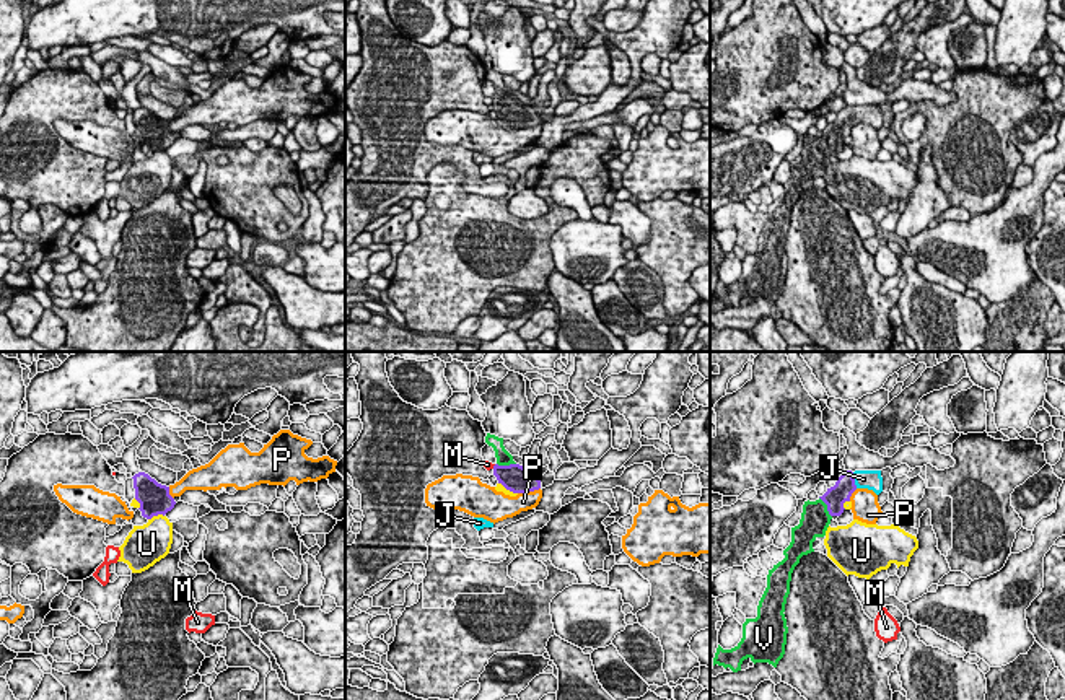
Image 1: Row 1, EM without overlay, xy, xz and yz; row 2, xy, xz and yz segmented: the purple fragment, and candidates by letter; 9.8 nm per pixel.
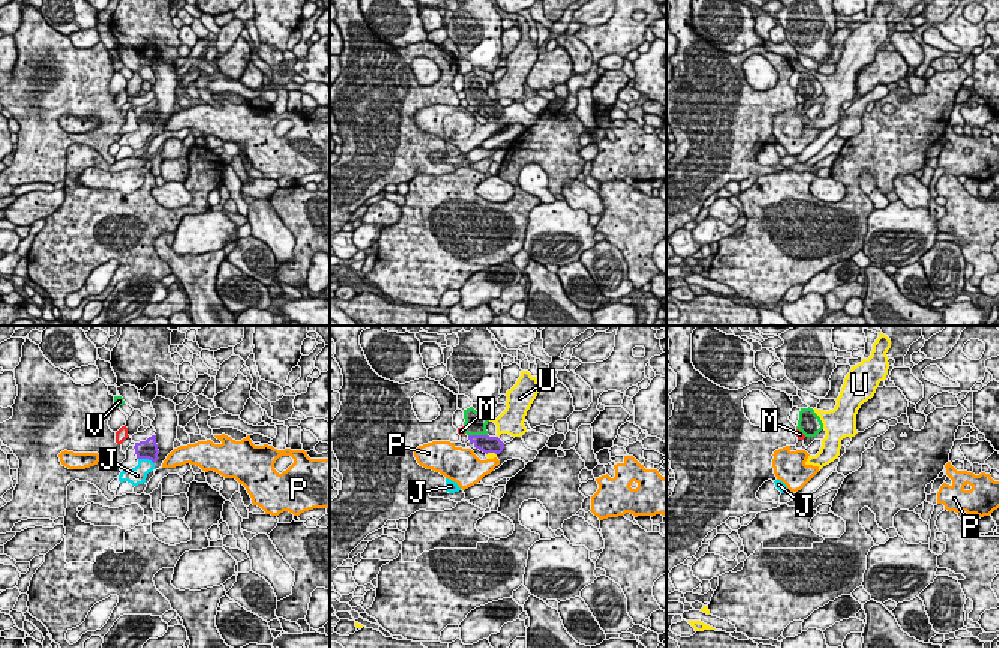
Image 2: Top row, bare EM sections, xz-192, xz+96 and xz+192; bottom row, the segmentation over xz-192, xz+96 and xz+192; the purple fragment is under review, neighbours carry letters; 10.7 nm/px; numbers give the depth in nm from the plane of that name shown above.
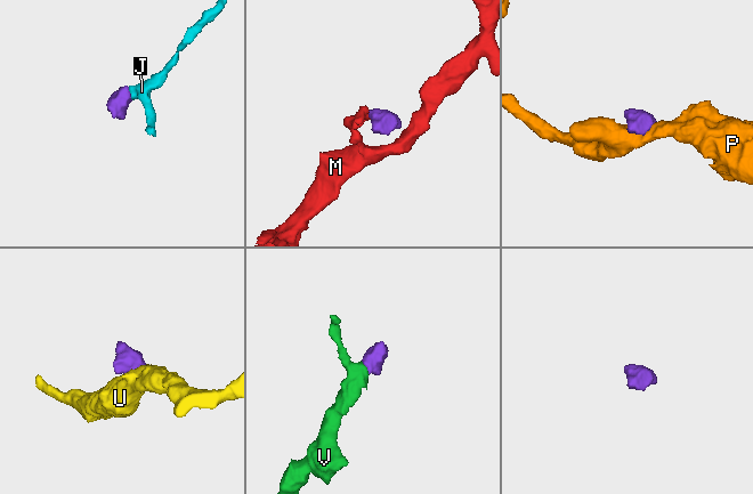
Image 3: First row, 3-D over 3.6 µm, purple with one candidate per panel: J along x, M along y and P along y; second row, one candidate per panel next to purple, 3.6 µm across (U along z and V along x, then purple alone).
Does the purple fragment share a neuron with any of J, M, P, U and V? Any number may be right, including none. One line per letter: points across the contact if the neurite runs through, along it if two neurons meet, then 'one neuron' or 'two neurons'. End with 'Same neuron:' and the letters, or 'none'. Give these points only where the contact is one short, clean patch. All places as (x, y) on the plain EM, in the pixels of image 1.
J: way yz (841, 127), (854, 116), (863, 114); one neuron
M: border xz (495, 100), (492, 103); two neurons
P: border xz (539, 122), (518, 129); two neurons
U: border xy (163, 150), (153, 150), (149, 155); two neurons
V: way xz (517, 114), (507, 101), (504, 93); one neuron
Same neuron: J, V

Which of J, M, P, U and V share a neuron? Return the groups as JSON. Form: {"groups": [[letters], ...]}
{"groups": [["J", "V"], ["M"], ["P"], ["U"]]}

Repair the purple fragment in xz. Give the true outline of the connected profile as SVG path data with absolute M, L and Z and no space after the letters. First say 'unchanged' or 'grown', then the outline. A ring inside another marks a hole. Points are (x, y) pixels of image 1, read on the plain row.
grown | M487 68L485 78L495 86L497 99L493 101L493 111L498 119L513 129L526 129L541 124L541 116L536 107L513 96L513 91L503 81L503 73Z

